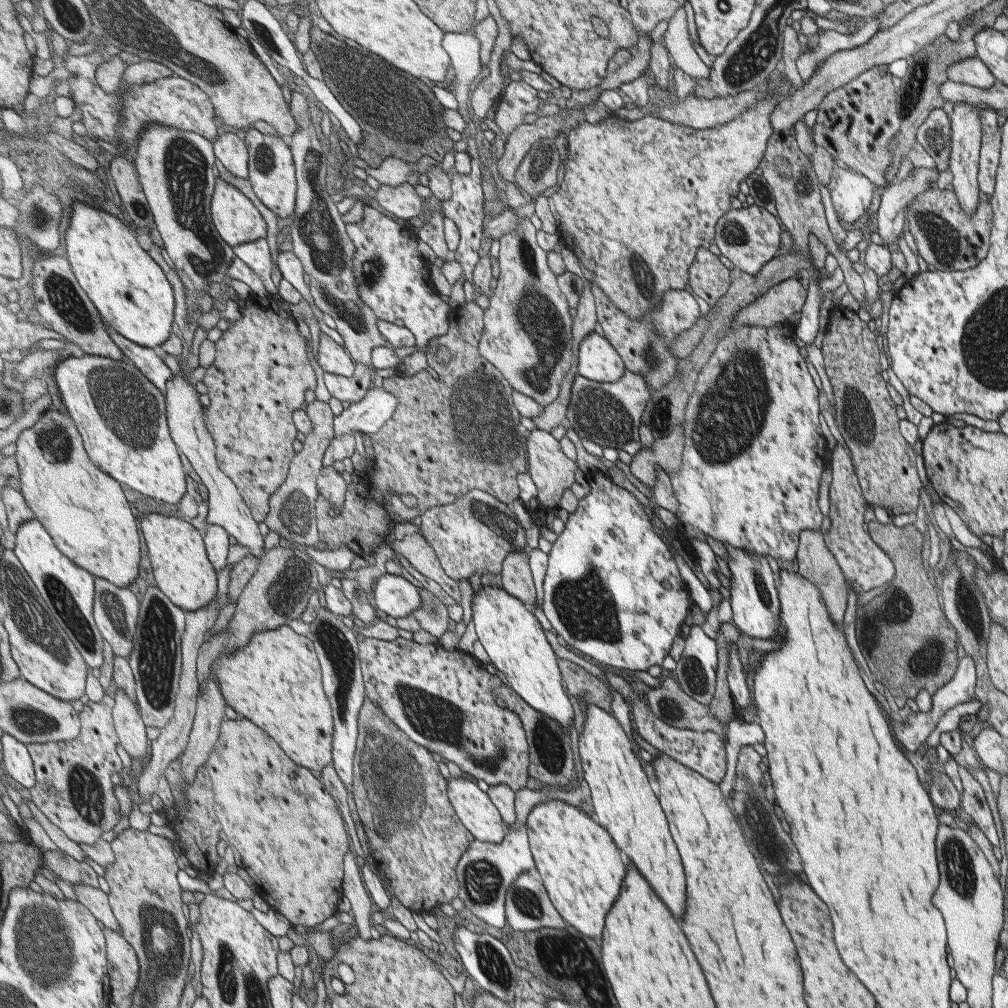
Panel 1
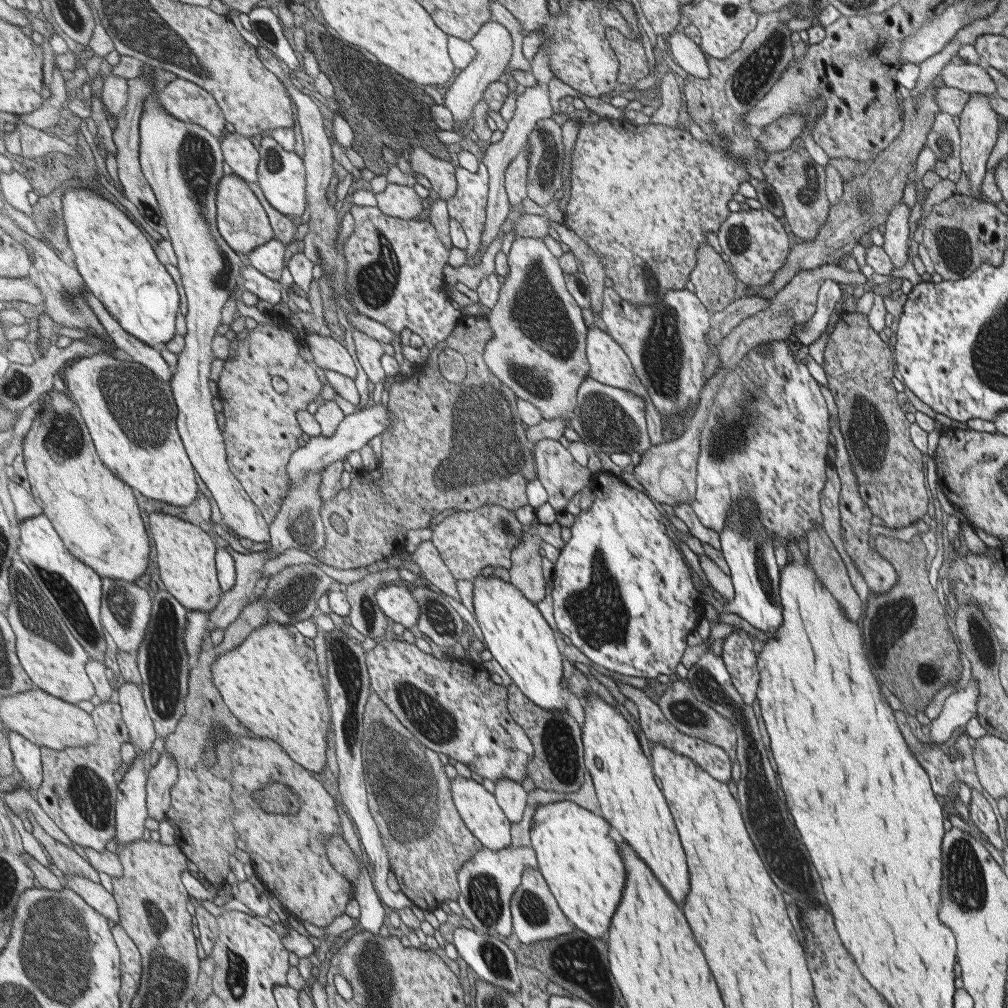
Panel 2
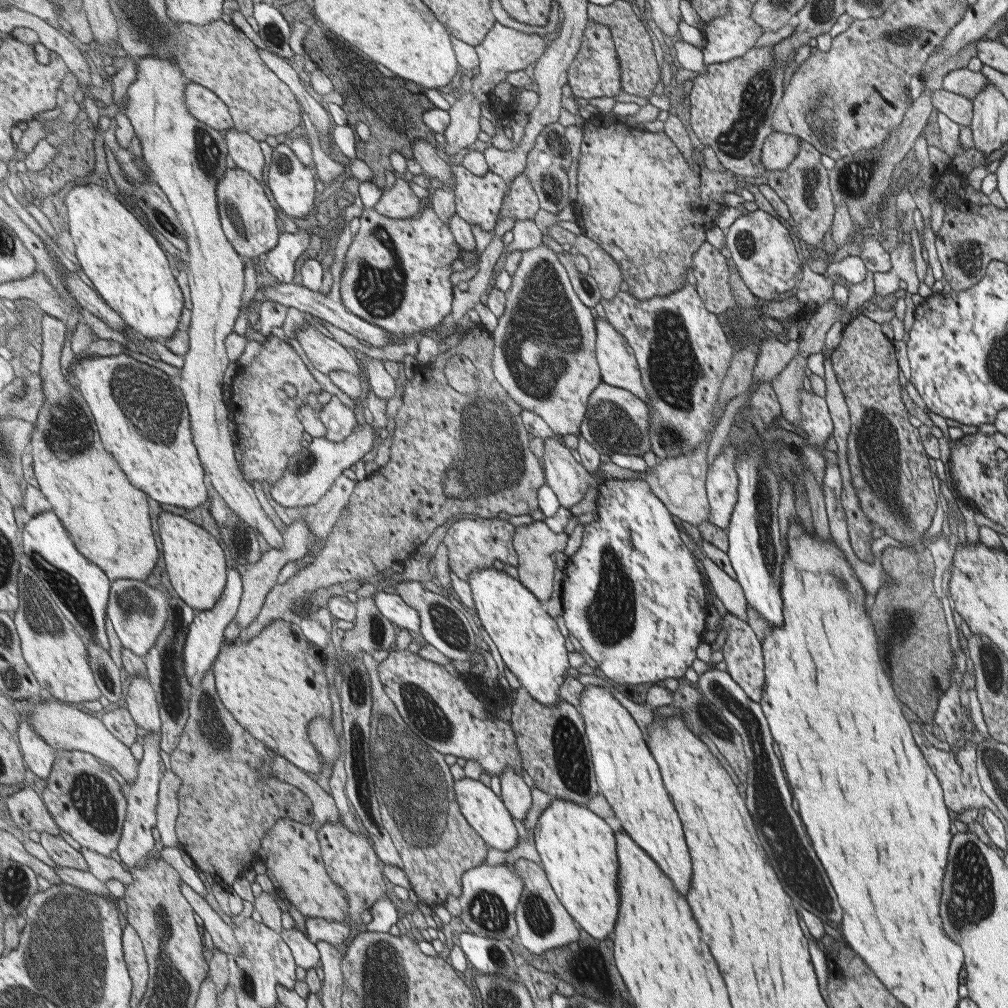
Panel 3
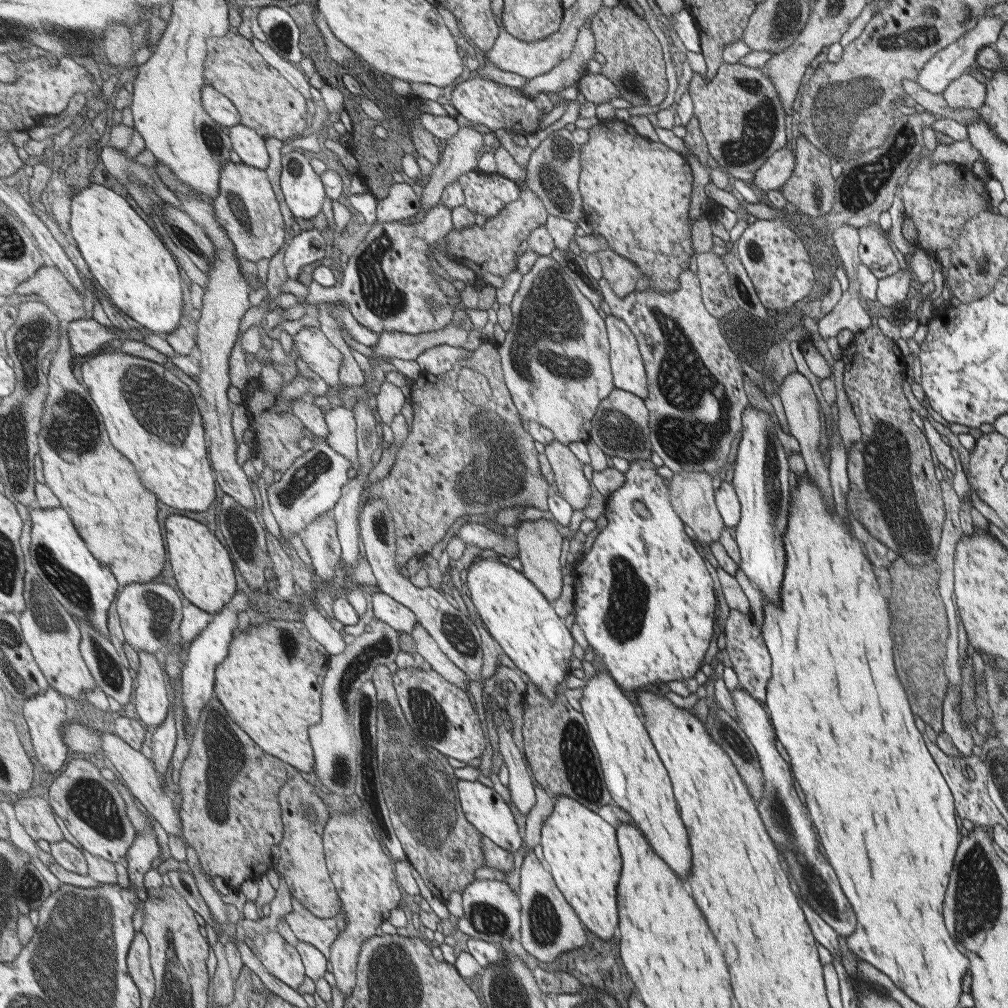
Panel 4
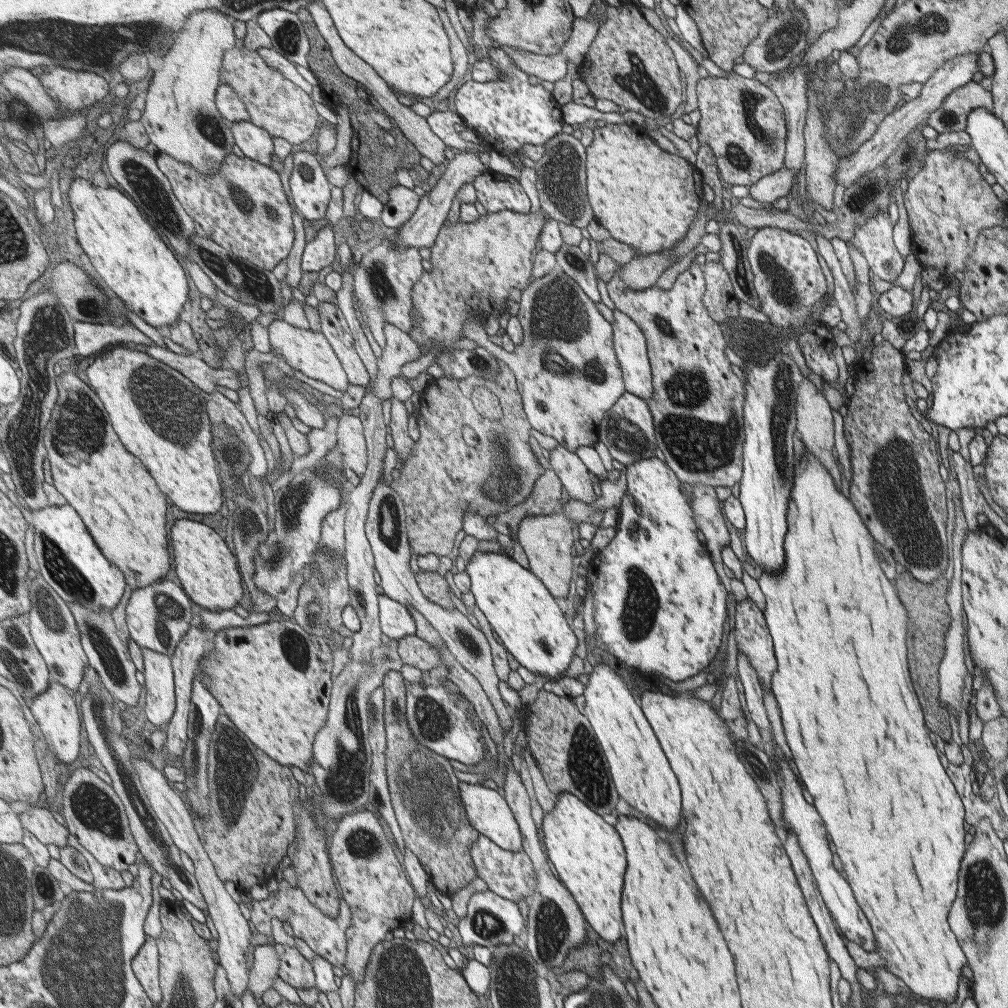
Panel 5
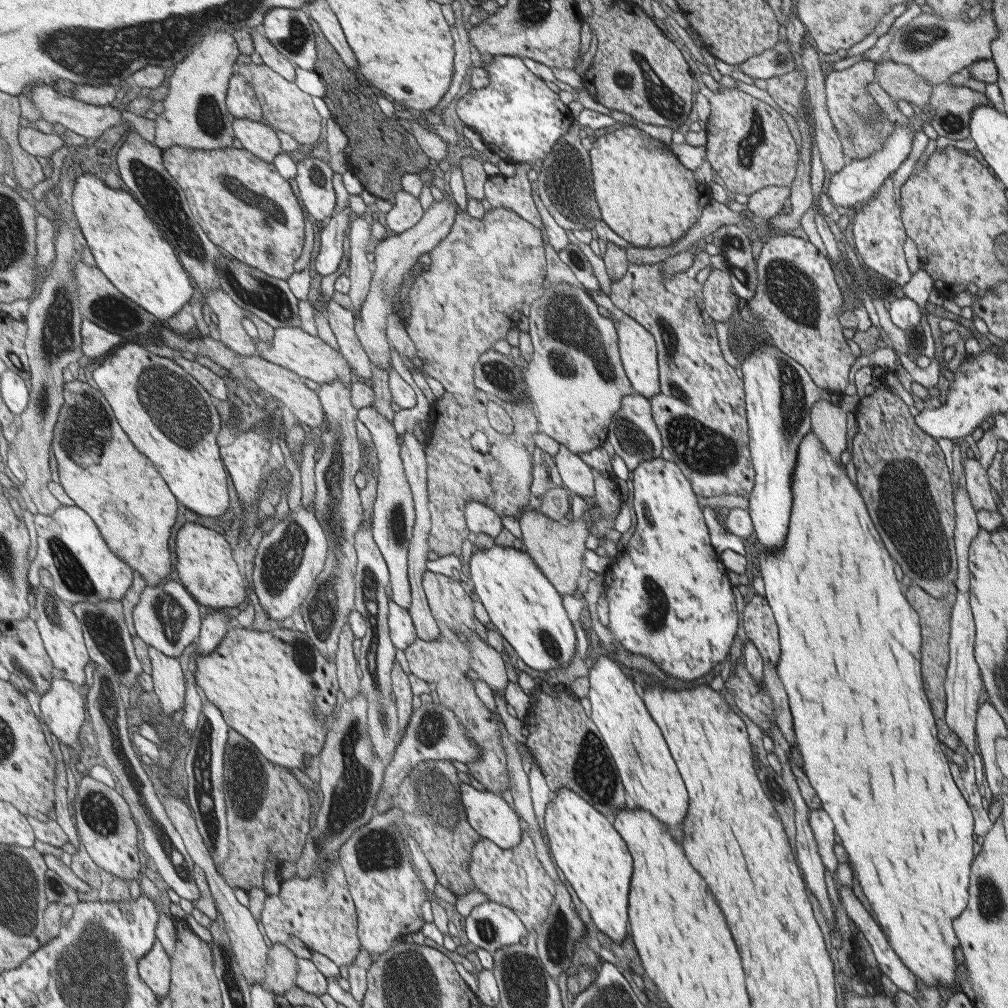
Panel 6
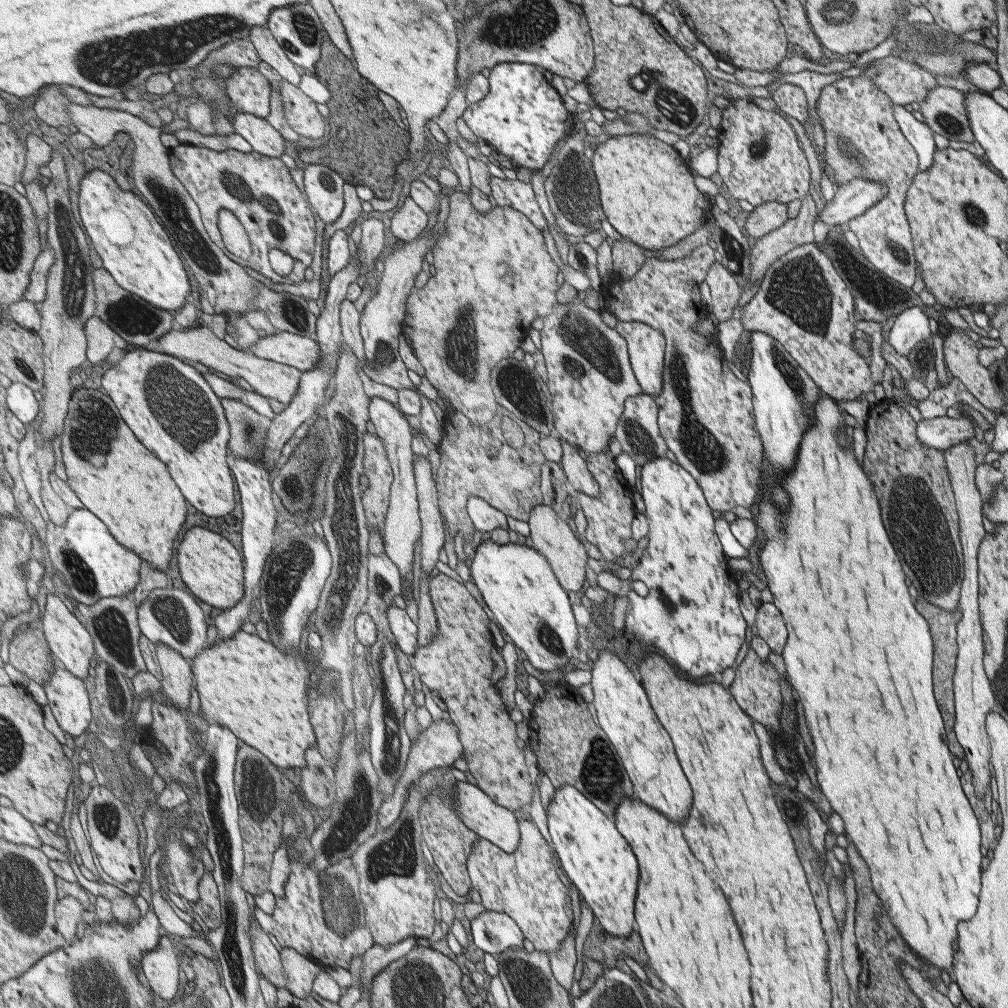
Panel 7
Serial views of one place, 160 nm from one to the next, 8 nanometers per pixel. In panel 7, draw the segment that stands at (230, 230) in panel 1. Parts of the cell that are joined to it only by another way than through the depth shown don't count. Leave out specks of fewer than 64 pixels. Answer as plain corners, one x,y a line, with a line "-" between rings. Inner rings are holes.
189,143
173,148
170,159
173,174
187,187
187,192
199,206
199,216
203,220
205,230
208,230
209,238
233,262
248,267
276,283
304,282
305,272
313,264
313,252
317,244
318,214
312,208
309,197
299,190
299,186
291,178
289,168
283,164
283,160
255,150
249,153
234,149
218,152
-
223,210
231,210
245,225
253,247
253,256
249,260
233,254
225,246
219,228
220,213
-
271,248
278,248
295,260
291,274
280,276
271,268
269,264

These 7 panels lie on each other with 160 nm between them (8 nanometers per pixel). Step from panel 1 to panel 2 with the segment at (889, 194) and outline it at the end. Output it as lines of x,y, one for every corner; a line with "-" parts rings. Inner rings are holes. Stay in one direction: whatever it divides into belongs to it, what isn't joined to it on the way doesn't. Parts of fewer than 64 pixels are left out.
902,202
889,211
889,215
882,226
882,245
880,246
890,258
894,268
901,268
907,262
909,229
907,217
909,208

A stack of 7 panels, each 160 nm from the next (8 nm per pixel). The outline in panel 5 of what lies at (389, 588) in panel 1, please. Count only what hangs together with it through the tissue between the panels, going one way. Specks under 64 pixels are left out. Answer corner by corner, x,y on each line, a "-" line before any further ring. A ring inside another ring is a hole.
383,592
379,595
379,602
382,631
386,636
401,640
417,632
414,616
406,605

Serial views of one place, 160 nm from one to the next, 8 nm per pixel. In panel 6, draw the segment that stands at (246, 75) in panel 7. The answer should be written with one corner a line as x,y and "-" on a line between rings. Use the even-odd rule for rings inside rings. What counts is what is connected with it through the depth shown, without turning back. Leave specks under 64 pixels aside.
234,75
226,103
237,119
263,121
263,107
252,84
243,75

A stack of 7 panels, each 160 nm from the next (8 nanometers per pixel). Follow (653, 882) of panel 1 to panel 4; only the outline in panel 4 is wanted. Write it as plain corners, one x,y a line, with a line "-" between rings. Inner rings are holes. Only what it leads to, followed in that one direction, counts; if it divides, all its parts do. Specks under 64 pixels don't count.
606,671
597,673
584,684
580,709
613,802
628,814
627,821
642,831
655,854
671,866
674,874
687,878
691,854
687,846
688,836
677,814
672,784
649,735
633,712
633,704
623,696
621,687

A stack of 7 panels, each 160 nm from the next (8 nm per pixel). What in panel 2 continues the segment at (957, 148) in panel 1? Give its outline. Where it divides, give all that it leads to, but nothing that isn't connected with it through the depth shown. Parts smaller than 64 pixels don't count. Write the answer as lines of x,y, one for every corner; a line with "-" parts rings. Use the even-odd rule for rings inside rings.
971,93
968,101
963,106
959,118
958,133
960,134
959,162
961,170
967,176
970,184
972,196
980,194
980,184
982,183
984,174
986,173
985,164
987,164
987,156
997,140
997,130
999,130
999,116
990,105
988,95
979,93

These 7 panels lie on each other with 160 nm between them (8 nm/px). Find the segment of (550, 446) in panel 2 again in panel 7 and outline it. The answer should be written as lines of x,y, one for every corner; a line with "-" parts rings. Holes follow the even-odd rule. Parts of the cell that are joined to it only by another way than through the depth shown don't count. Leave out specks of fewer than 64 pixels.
562,441
563,459
561,466
571,486
578,492
594,497
598,495
598,484
587,471
586,462
577,454
574,446

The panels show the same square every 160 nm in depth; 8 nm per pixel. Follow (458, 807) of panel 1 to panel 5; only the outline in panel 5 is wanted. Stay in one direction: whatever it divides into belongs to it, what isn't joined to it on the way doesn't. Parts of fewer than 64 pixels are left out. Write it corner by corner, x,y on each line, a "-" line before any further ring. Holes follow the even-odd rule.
477,781
460,783
462,800
471,824
482,834
488,836
493,842
502,846
505,850
521,851
524,848
522,830
518,819
514,815
514,809
507,802
505,796
501,796
497,789
486,788

